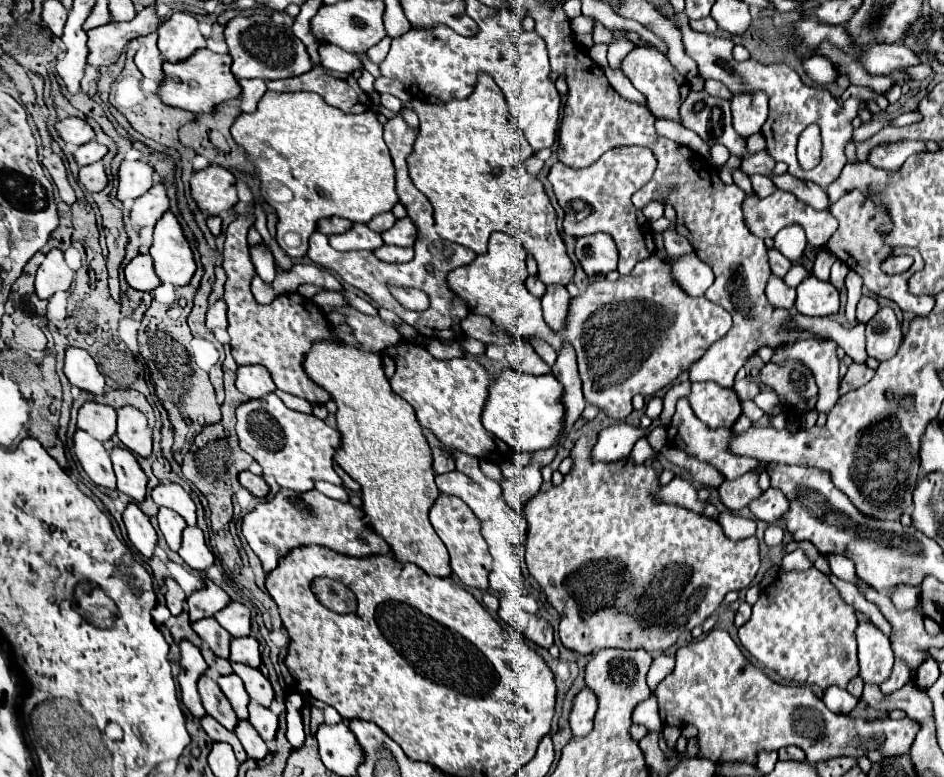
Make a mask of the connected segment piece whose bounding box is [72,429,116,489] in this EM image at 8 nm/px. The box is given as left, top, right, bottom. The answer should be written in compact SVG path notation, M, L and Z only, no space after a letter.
M82 429L74 431L72 441L74 441L74 453L76 453L82 469L88 473L88 477L96 485L114 489L116 477L114 477L114 471L112 471L110 455L104 449L104 445L98 439L86 435Z

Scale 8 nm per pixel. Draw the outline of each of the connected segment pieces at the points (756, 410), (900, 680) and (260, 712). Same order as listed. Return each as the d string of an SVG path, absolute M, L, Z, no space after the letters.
M752 400L741 401L742 413L754 423L754 421L758 421L762 415L764 415L764 411L762 411L759 407L754 405Z
M896 659L896 663L894 663L894 669L892 669L892 675L890 675L890 679L888 681L884 681L882 685L880 685L880 691L884 693L884 695L890 695L892 691L896 691L896 689L900 689L906 681L908 681L908 677L910 677L910 673L908 673L908 667L900 661L900 659Z
M250 701L250 705L248 705L248 713L250 713L248 721L258 731L258 735L264 741L272 741L276 737L276 729L278 729L278 717L270 709L266 709L254 701Z

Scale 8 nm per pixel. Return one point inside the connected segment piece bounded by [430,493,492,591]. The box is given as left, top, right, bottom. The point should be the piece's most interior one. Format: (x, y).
(459, 530)

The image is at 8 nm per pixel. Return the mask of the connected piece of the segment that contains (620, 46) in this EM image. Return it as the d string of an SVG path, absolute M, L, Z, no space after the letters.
M614 29L612 37L614 39L608 43L608 65L612 69L618 69L618 65L620 65L618 61L622 61L628 55L628 51L634 47L634 43L628 41L628 31L624 31L624 29Z

